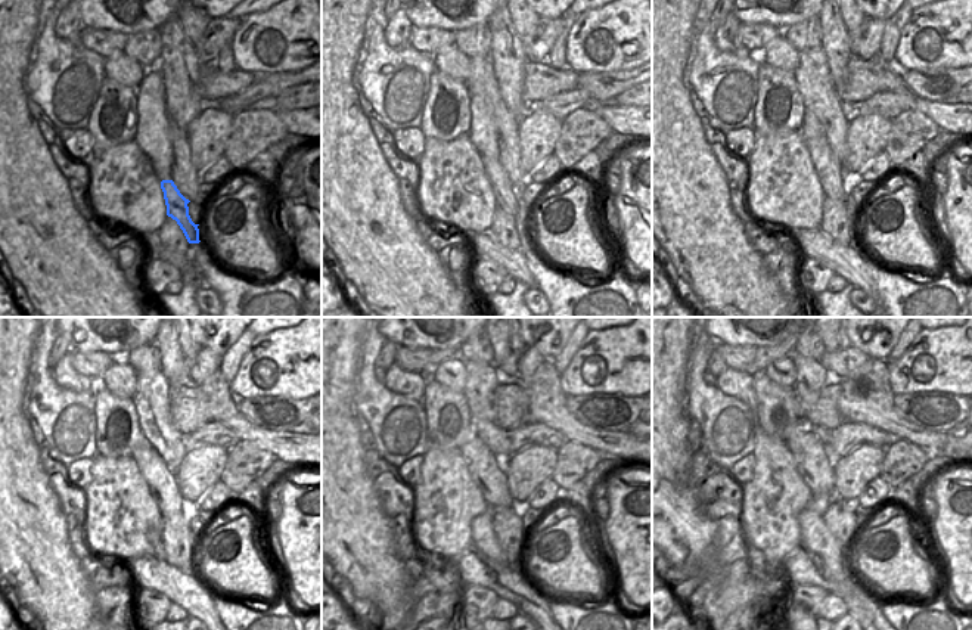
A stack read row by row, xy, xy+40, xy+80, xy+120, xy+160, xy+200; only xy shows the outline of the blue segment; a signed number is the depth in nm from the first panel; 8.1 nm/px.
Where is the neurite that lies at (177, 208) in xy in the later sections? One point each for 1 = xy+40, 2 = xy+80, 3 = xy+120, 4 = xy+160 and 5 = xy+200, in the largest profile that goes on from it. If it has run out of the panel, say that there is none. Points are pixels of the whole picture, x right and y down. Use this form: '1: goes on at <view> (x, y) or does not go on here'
1: goes on at xy+40 (502, 186)
2: goes on at xy+80 (834, 177)
3: goes on at xy+120 (162, 484)
4: goes on at xy+160 (486, 469)
5: goes on at xy+200 (814, 464)

